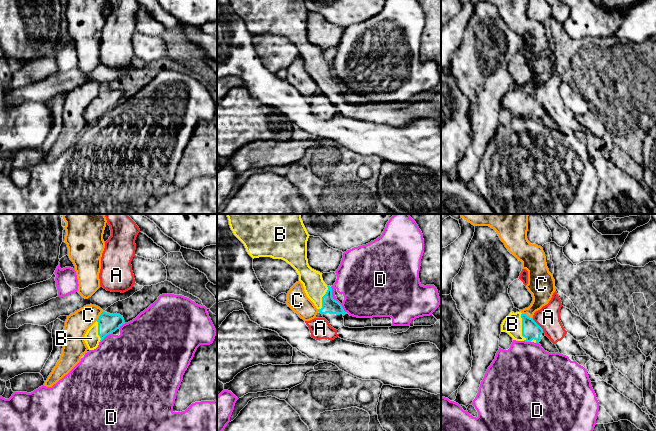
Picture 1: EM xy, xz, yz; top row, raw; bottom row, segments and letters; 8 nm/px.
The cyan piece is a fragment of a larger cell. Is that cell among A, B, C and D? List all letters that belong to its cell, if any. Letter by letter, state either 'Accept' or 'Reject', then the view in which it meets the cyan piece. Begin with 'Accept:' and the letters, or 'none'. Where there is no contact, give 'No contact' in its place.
Accept: B
A: Reject. Touches cyan in yz
B: Accept. Touches cyan in yz
C: Reject. Touches cyan in yz
D: Reject. Touches cyan in xz

